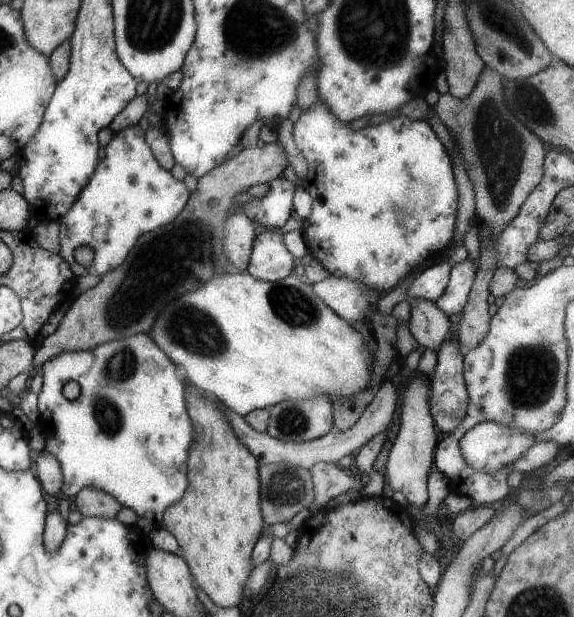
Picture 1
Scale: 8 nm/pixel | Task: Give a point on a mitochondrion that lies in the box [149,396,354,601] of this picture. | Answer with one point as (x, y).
(284, 487)

